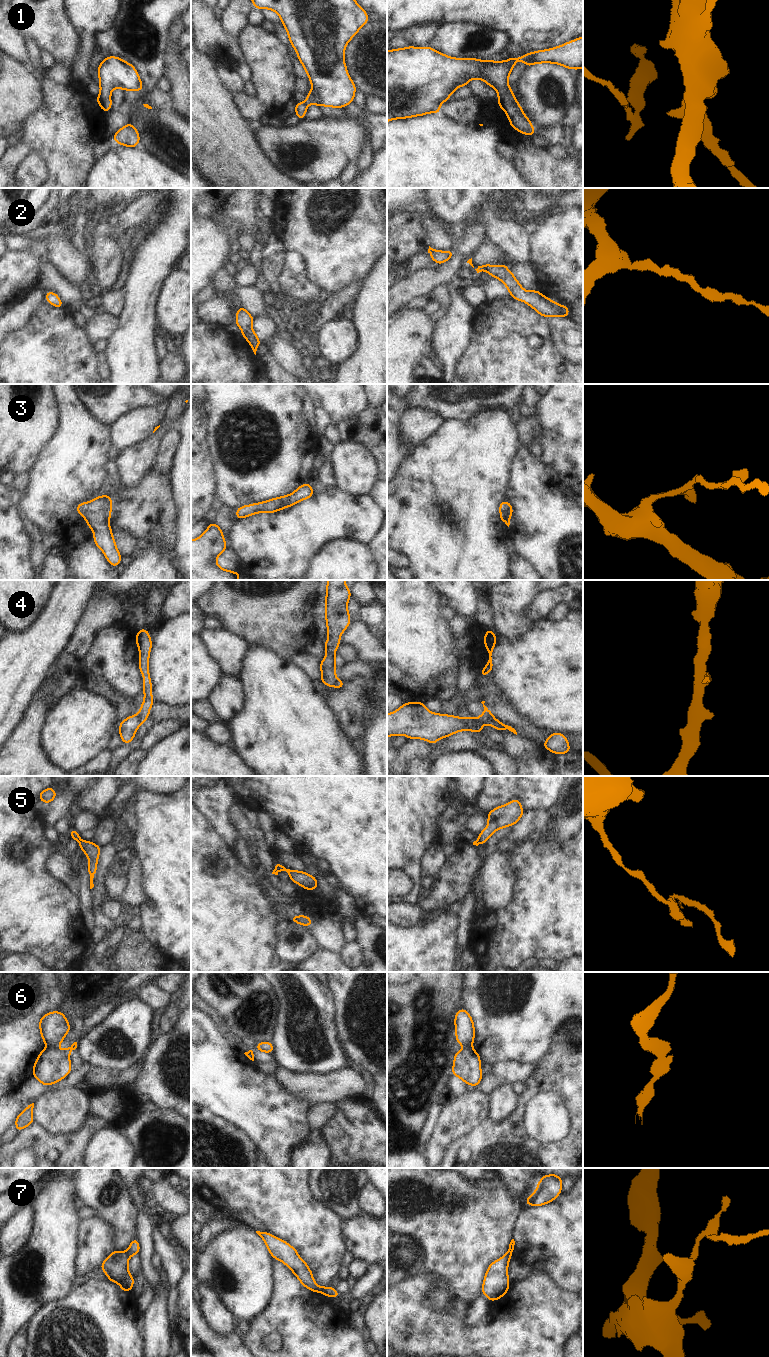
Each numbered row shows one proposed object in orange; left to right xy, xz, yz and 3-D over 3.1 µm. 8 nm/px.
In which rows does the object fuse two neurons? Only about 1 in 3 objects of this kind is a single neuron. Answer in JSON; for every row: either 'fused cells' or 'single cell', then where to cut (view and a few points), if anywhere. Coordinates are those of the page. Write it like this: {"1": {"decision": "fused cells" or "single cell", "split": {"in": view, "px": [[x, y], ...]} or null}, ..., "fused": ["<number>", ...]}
{"1": {"decision": "single cell", "split": null}, "2": {"decision": "single cell", "split": null}, "3": {"decision": "single cell", "split": null}, "4": {"decision": "fused cells", "split": {"in": "yz", "px": [[483, 713], [488, 717], [490, 724]]}}, "5": {"decision": "fused cells", "split": {"in": "xy", "px": [[81, 840], [79, 843]]}}, "6": {"decision": "fused cells", "split": {"in": "xy", "px": [[49, 1046], [56, 1047]]}}, "7": {"decision": "fused cells", "split": {"in": "xz", "px": [[323, 1287], [321, 1292]]}}, "fused": ["4", "5", "6", "7"]}

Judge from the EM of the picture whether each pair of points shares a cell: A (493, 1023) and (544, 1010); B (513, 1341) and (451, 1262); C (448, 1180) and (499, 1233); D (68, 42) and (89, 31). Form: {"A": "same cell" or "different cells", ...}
{"A": "same cell", "B": "different cells", "C": "same cell", "D": "different cells"}

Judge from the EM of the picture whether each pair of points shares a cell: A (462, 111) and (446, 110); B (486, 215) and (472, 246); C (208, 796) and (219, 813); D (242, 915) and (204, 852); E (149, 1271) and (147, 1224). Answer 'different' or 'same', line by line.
A: same
B: different
C: same
D: same
E: same

